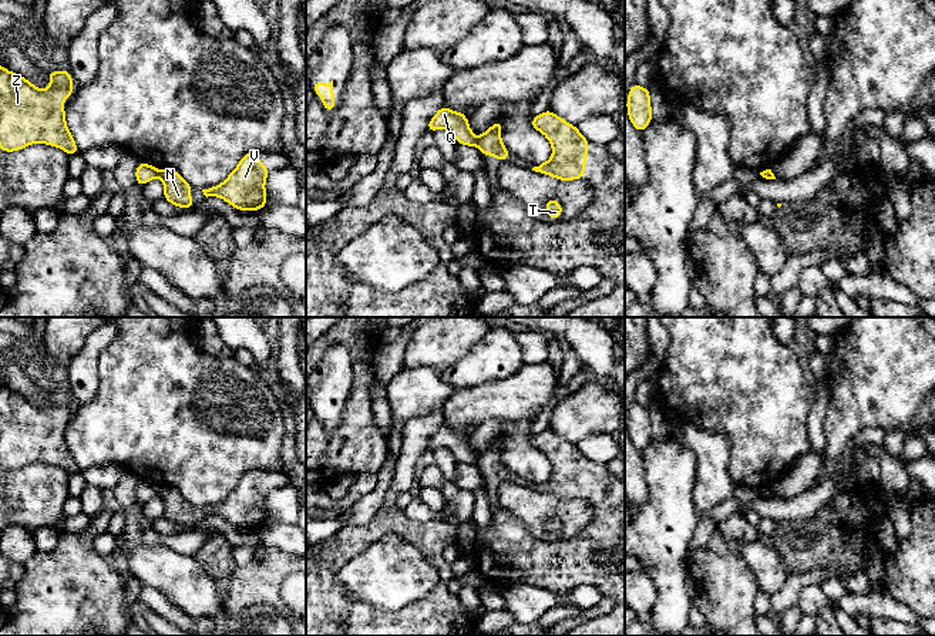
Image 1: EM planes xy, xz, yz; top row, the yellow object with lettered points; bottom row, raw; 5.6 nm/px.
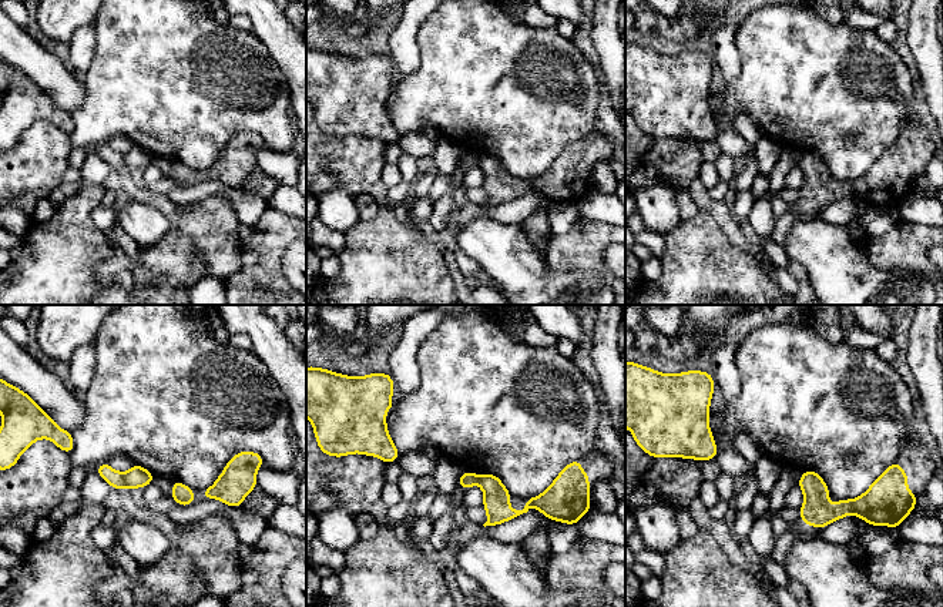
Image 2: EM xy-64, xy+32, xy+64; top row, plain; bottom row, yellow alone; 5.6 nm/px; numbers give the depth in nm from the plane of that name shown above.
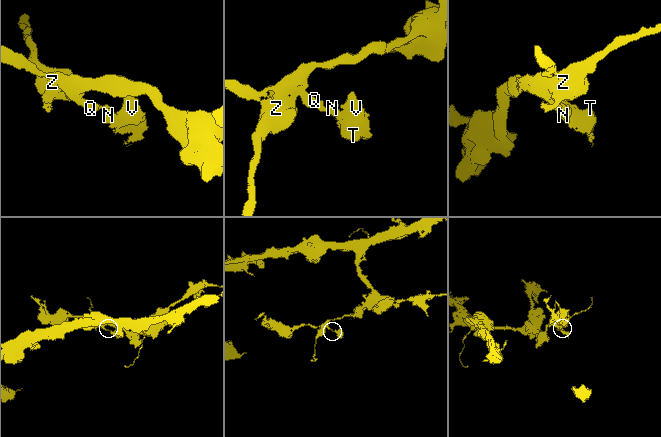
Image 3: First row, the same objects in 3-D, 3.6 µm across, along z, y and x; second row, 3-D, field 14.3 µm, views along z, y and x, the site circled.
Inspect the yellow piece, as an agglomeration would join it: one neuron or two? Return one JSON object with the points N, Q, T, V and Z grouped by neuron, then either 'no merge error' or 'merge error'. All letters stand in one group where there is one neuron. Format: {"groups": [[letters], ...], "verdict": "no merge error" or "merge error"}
{"groups": [["N", "T", "V"], ["Q", "Z"]], "verdict": "merge error"}

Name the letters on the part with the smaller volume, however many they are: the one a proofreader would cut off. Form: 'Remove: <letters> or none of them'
Remove: N, T, V

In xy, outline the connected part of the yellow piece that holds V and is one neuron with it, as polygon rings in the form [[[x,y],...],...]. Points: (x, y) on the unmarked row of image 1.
[[[259,470],[242,475],[226,499],[202,508],[204,514],[219,515],[239,529],[260,529],[266,522],[265,501],[270,489],[259,481]]]

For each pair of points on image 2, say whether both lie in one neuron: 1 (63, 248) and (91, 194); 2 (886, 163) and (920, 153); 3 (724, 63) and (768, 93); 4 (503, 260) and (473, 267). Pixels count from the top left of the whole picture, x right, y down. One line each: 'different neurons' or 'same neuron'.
1: same neuron
2: same neuron
3: different neurons
4: different neurons

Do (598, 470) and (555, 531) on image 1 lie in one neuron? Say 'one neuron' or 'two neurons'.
one neuron

